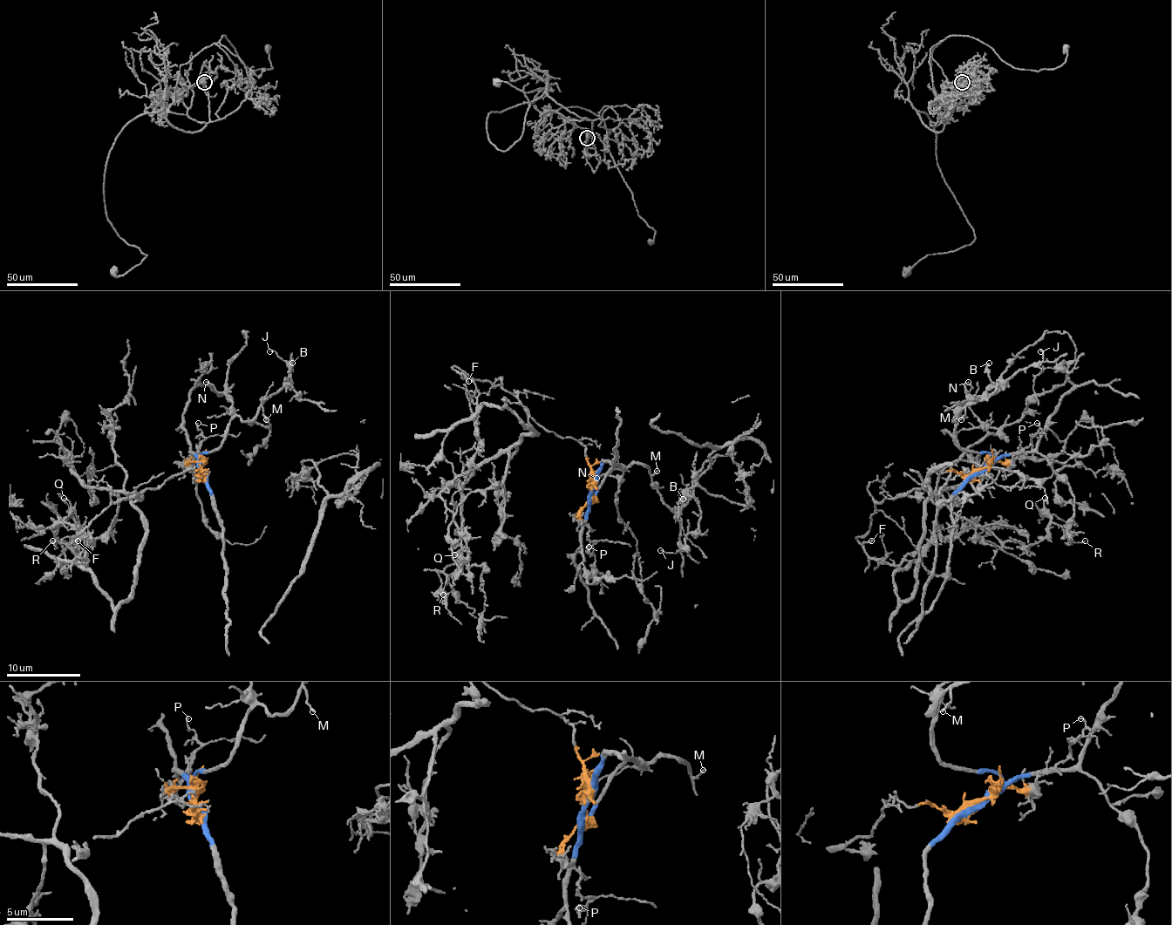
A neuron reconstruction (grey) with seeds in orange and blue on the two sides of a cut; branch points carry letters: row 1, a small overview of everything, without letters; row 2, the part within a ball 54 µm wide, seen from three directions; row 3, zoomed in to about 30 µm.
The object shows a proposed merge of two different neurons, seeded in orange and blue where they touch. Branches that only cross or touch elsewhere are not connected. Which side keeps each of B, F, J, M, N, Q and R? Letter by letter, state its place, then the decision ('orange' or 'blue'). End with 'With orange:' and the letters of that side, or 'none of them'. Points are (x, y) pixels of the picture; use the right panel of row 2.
B: place (989, 363); blue
F: place (871, 540); orange
J: place (1040, 351); blue
M: place (961, 419); blue
N: place (968, 382); blue
Q: place (1045, 498); orange
R: place (1085, 540); orange
With orange: F, Q, R

